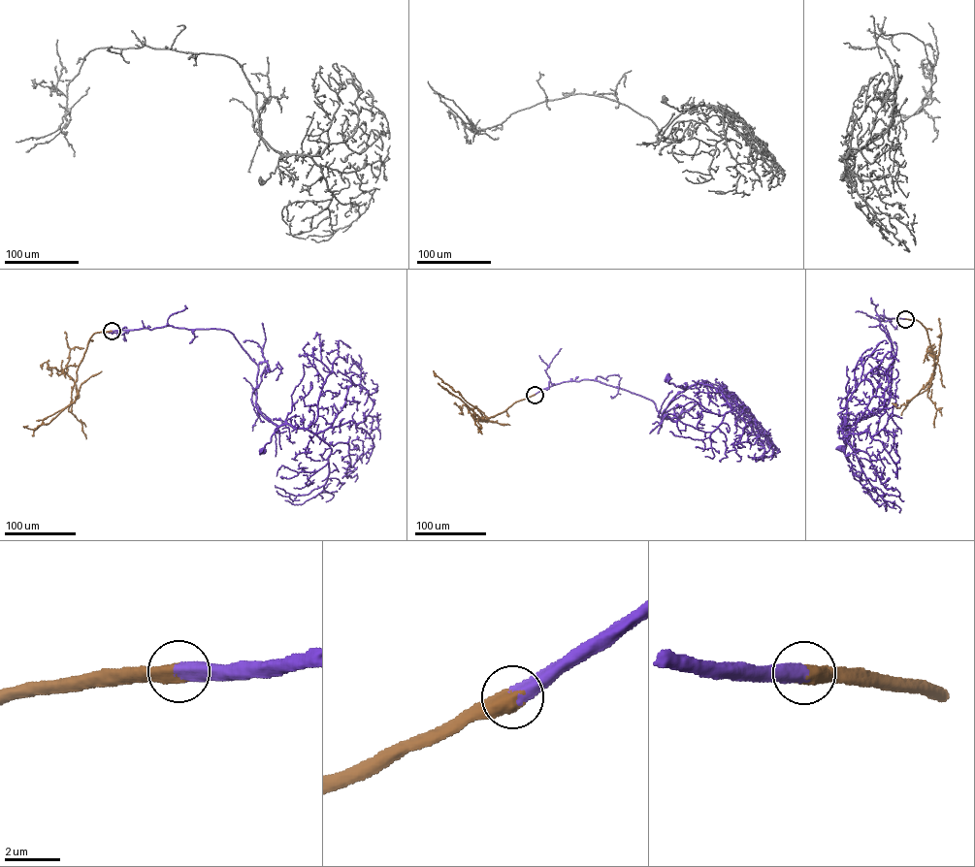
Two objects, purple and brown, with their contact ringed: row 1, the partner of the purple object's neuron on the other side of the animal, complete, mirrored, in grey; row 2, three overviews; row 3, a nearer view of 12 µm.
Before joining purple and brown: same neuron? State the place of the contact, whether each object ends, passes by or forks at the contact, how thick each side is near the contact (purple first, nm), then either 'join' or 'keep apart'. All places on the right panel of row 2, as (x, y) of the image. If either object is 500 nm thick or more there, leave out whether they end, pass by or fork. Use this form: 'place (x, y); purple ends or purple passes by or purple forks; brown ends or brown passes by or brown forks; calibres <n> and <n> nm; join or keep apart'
place (905, 319); calibres 500 and 650 nm; join

